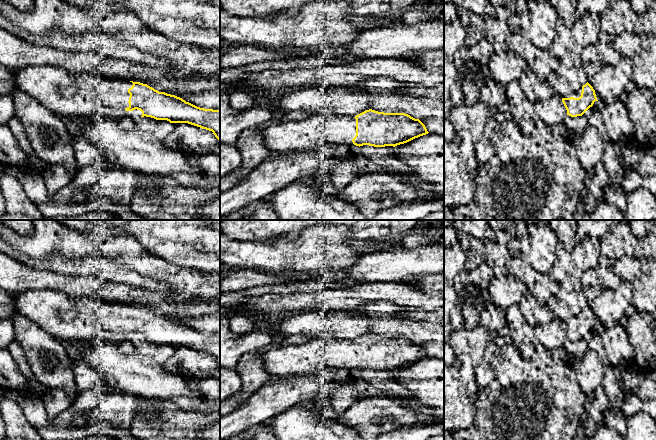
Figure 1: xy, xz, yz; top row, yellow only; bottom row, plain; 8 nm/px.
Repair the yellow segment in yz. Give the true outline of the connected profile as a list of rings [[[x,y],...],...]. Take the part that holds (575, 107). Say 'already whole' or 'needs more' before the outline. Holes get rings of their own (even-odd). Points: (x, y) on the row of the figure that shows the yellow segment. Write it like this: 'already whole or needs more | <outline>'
needs more | [[[588,82],[582,86],[581,96],[579,98],[567,98],[566,96],[562,98],[567,115],[571,117],[584,116],[588,118],[590,116],[588,109],[593,106],[595,101],[598,101],[595,90]]]

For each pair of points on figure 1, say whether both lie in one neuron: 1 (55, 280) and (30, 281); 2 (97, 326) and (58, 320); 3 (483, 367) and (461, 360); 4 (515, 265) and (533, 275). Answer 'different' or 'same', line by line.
1: same
2: same
3: different
4: same

